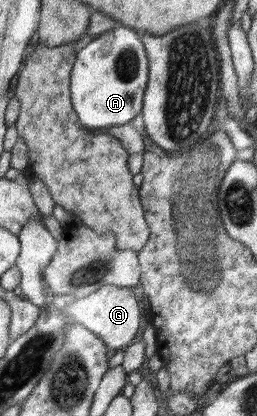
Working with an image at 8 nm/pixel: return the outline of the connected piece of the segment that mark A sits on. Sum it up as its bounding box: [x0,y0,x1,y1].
[70,25,149,130]

